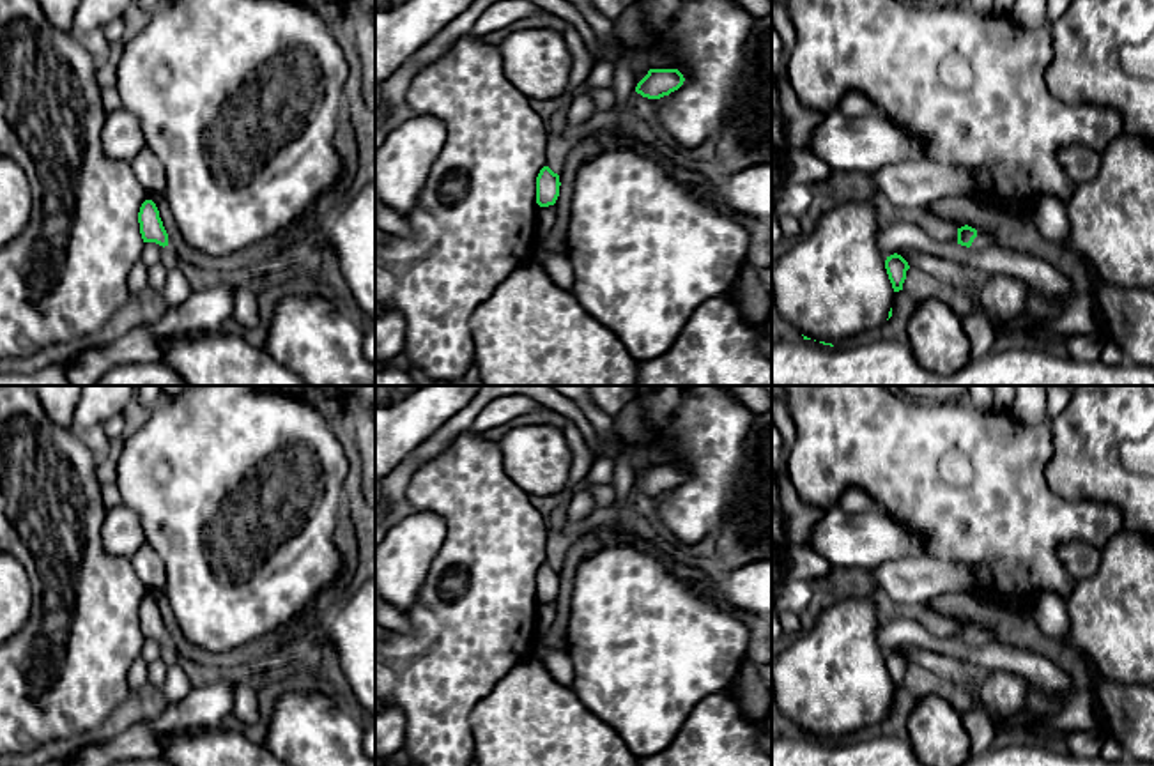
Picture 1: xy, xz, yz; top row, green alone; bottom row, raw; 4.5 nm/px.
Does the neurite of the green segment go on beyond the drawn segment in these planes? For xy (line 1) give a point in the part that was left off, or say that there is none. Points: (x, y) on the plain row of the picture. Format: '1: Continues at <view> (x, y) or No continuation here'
1: No continuation here

